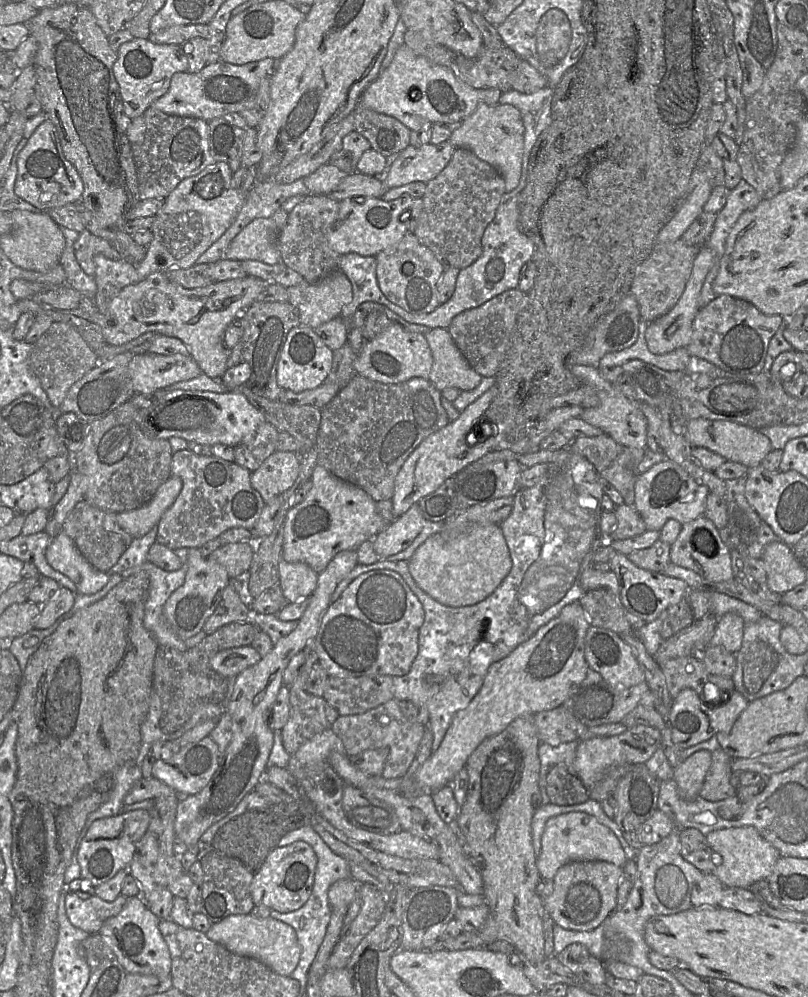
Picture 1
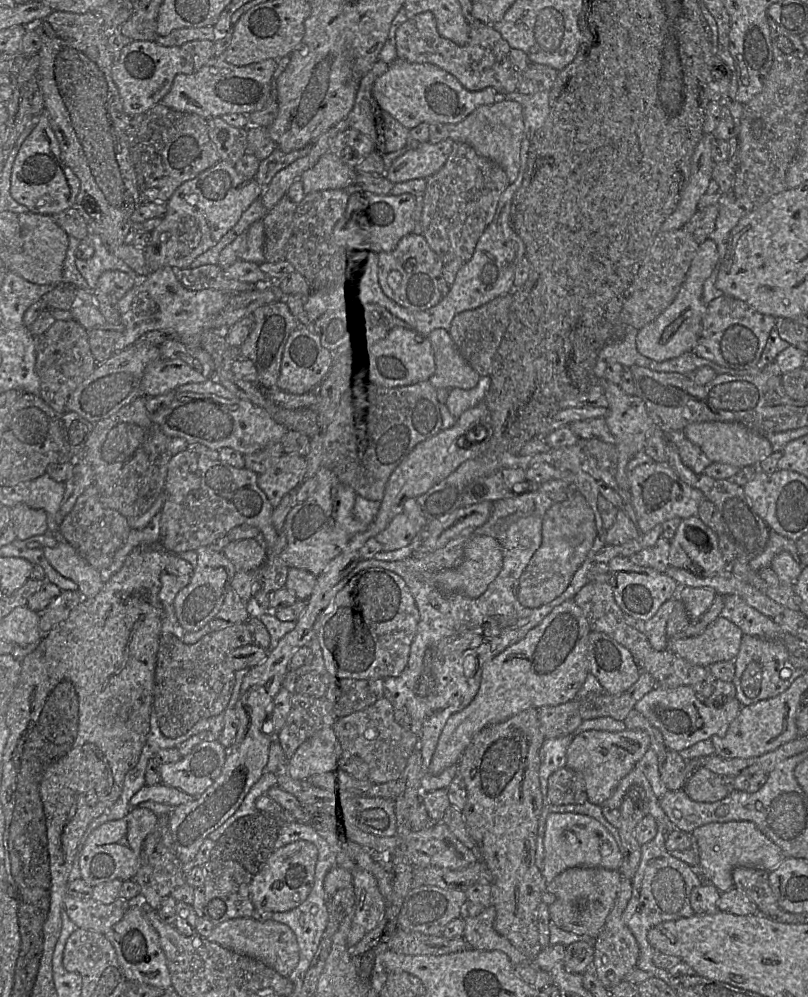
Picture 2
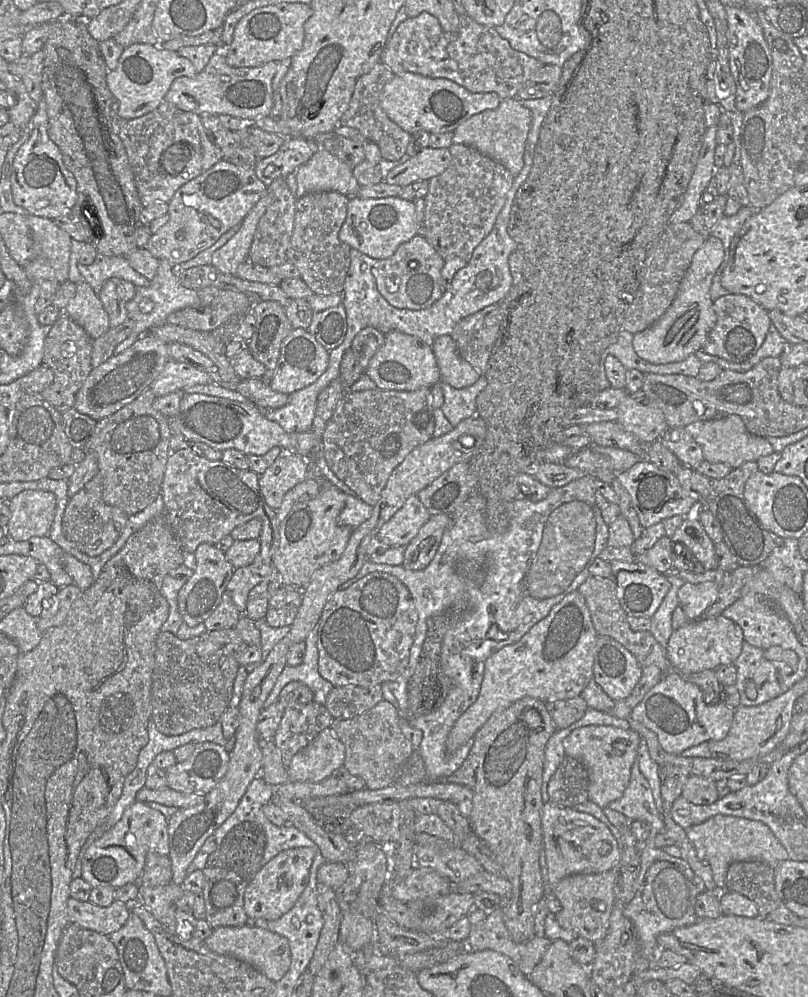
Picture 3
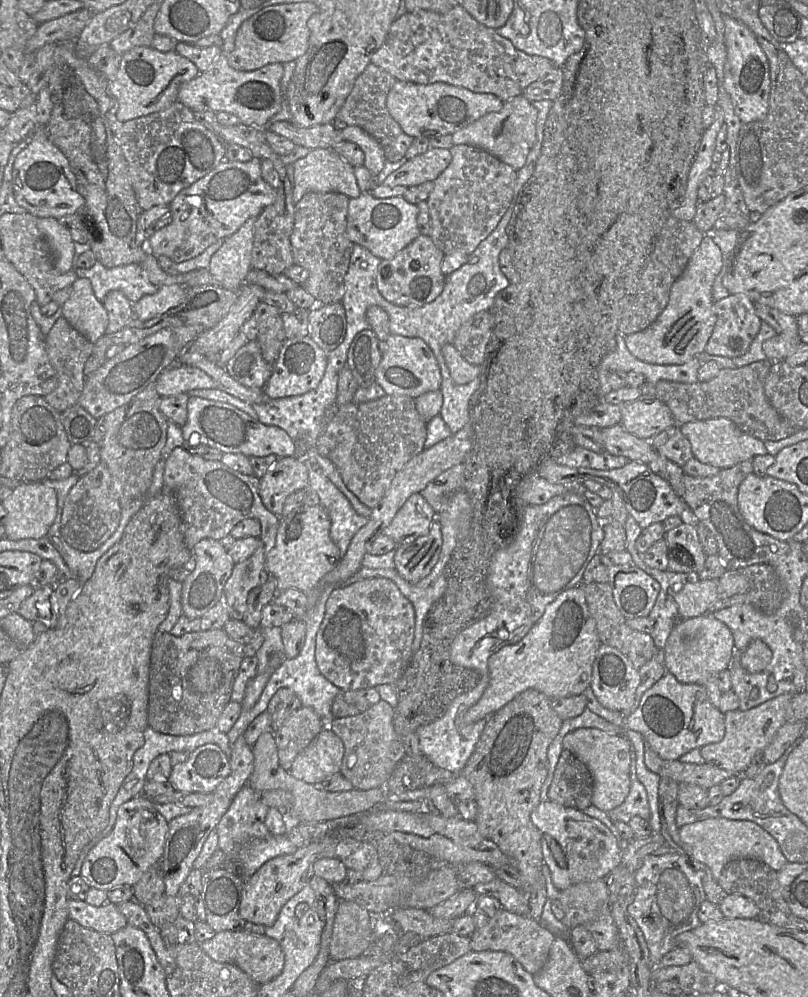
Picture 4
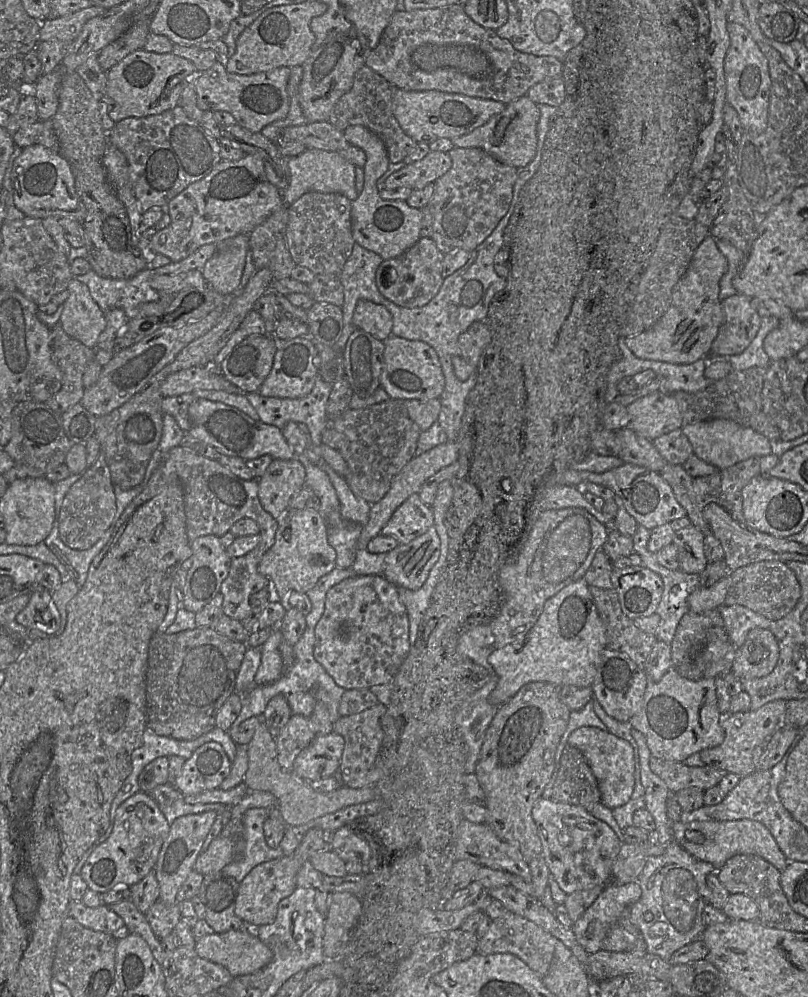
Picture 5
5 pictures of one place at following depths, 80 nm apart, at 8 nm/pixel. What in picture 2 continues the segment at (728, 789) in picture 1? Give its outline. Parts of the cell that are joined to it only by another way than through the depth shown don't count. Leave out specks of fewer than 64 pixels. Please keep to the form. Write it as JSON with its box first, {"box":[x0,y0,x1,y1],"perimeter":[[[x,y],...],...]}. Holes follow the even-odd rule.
{"box":[683,767,729,803],"perimeter":[[[705,767],[697,768],[688,777],[683,789],[696,802],[713,803],[729,794],[724,778]]]}

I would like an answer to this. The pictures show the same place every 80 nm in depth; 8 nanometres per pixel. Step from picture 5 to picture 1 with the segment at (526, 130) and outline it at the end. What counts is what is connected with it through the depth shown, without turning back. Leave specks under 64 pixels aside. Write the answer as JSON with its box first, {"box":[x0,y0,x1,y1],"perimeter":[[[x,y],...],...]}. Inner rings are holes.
{"box":[449,103,524,192],"perimeter":[[[500,103],[479,105],[461,122],[460,127],[452,132],[449,142],[455,148],[470,149],[479,159],[496,168],[504,179],[506,192],[518,186],[522,168],[524,125],[521,113],[515,106]]]}

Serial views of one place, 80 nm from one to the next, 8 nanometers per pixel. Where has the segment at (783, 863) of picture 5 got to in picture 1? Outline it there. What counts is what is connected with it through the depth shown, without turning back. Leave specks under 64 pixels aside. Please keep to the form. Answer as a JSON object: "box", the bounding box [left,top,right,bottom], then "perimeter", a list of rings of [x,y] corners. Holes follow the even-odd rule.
{"box":[706,826,778,888],"perimeter":[[[752,826],[724,828],[706,834],[708,848],[722,857],[722,862],[714,870],[725,887],[749,888],[759,880],[767,880],[777,860],[778,850]]]}

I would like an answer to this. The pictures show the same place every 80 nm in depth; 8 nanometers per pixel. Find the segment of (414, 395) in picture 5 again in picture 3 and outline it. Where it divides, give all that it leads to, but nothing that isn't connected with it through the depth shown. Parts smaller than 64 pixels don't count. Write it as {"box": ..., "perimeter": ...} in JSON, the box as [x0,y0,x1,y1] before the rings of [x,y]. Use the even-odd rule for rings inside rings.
{"box":[363,331,440,391],"perimeter":[[[390,331],[385,335],[383,345],[370,359],[368,367],[363,373],[371,378],[381,390],[414,391],[422,387],[431,388],[440,382],[440,370],[432,347],[418,337],[399,331]]]}

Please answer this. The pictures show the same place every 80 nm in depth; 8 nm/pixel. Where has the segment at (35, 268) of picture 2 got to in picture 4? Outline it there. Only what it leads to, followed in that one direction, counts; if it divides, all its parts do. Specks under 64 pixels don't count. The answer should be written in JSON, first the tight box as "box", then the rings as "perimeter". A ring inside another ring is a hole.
{"box":[37,218,74,273],"perimeter":[[[37,218],[37,226],[49,245],[55,269],[60,273],[72,270],[74,241],[69,230],[55,218]]]}

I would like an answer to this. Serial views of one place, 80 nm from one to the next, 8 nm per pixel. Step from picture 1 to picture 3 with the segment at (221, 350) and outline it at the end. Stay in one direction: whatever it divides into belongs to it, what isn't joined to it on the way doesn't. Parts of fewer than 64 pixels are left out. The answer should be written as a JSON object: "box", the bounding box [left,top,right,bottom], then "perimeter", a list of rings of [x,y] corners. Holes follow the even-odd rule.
{"box":[113,259,199,355],"perimeter":[[[160,259],[157,273],[150,284],[136,288],[134,297],[126,304],[128,319],[134,322],[133,330],[124,341],[115,347],[113,355],[123,352],[151,329],[166,324],[166,319],[171,313],[183,308],[199,306],[198,290],[184,287],[173,272],[173,266],[167,259]]]}

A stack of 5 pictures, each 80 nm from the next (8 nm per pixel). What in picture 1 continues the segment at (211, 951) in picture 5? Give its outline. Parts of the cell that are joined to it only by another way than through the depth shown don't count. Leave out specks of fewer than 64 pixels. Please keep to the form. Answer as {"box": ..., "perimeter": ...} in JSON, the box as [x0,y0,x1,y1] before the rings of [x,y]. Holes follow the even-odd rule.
{"box":[206,913,301,977],"perimeter":[[[251,913],[231,915],[212,924],[206,936],[235,954],[259,960],[281,976],[290,977],[300,959],[301,948],[293,927],[270,916],[259,919]]]}

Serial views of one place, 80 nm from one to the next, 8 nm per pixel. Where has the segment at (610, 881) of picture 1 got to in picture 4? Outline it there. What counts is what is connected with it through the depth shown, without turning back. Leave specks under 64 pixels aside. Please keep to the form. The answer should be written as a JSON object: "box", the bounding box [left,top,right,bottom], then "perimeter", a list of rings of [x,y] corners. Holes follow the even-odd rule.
{"box":[558,878,620,951],"perimeter":[[[606,878],[574,884],[559,892],[558,900],[565,916],[561,922],[568,928],[585,926],[592,934],[598,951],[611,951],[620,946],[618,929],[611,913],[610,895]]]}

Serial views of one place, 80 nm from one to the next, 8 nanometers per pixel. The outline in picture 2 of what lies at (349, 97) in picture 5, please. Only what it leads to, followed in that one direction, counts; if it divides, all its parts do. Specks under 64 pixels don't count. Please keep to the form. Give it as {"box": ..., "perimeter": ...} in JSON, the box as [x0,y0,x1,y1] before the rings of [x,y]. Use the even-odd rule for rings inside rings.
{"box":[343,59,409,156],"perimeter":[[[379,59],[372,70],[360,81],[353,108],[347,115],[343,125],[343,127],[357,130],[369,137],[375,150],[382,156],[405,148],[409,136],[409,130],[381,109],[372,94],[374,83],[388,71],[389,67],[388,64]]]}

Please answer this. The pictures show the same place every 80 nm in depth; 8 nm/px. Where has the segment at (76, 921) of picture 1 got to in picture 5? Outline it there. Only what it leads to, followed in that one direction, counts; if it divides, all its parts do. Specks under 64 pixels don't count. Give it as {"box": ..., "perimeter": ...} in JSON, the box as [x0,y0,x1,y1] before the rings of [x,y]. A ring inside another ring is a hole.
{"box":[69,900,126,935],"perimeter":[[[71,900],[69,915],[82,926],[94,931],[112,935],[124,934],[126,932],[124,920],[112,911],[107,904],[102,904],[98,907],[88,907],[82,901]]]}

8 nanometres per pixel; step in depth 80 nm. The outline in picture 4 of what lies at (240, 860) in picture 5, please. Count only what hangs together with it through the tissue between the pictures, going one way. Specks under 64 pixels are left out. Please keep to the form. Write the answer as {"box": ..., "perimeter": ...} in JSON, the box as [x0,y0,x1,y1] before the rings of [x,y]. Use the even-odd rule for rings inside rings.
{"box":[217,785,297,878],"perimeter":[[[249,785],[244,786],[235,796],[227,812],[217,825],[219,837],[219,849],[228,854],[232,852],[235,844],[246,846],[246,862],[242,866],[241,876],[249,878],[265,862],[280,855],[290,854],[297,850],[288,838],[282,835],[273,835],[265,825],[265,818],[269,807],[262,800],[260,792],[255,791]]]}

